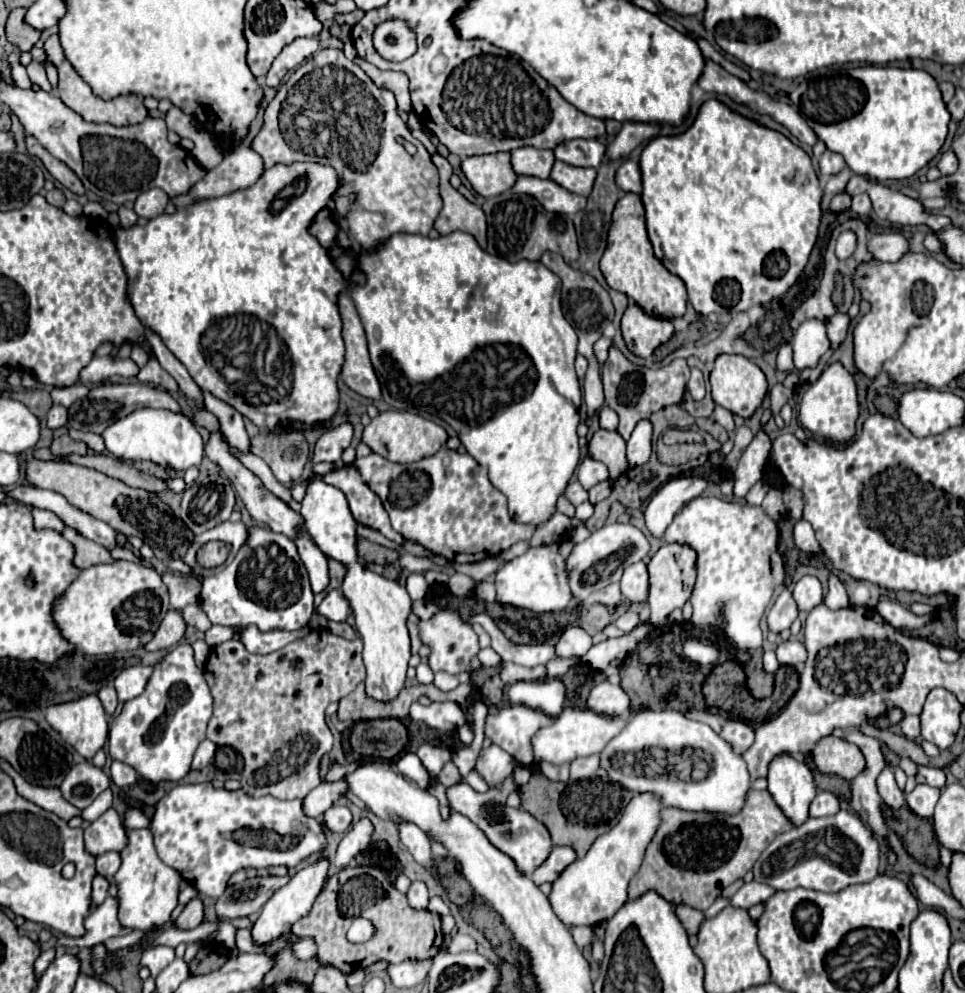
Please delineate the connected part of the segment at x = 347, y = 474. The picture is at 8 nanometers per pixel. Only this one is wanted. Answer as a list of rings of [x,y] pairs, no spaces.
[[[354,467],[334,469],[332,473],[328,473],[324,477],[324,481],[338,487],[346,495],[350,511],[358,523],[378,529],[384,537],[388,537],[400,545],[406,543],[406,539],[398,531],[392,529],[392,525],[388,521],[388,513],[384,511],[378,495],[372,493],[370,487],[360,481],[360,475]]]

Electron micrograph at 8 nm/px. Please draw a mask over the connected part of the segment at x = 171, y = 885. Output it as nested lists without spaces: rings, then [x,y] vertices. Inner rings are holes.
[[[150,829],[140,831],[126,831],[128,843],[124,851],[120,851],[122,865],[118,873],[114,875],[114,883],[118,887],[118,919],[122,927],[136,929],[150,933],[156,927],[162,927],[170,921],[174,907],[178,905],[178,893],[180,893],[180,873],[172,867],[164,865],[154,849],[154,839]]]

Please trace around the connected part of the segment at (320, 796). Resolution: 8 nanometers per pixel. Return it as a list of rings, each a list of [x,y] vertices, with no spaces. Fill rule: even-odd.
[[[344,779],[340,781],[334,781],[334,783],[328,783],[328,781],[322,781],[316,789],[312,789],[304,801],[302,801],[302,807],[304,807],[304,815],[308,817],[314,817],[314,819],[320,819],[322,813],[332,807],[340,797],[344,797],[348,793],[348,783],[344,783]]]

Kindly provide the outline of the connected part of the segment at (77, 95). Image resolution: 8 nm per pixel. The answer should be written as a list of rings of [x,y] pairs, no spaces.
[[[50,35],[44,41],[44,51],[46,51],[48,61],[58,69],[58,91],[56,91],[56,95],[70,109],[74,109],[76,113],[80,113],[86,121],[90,121],[90,123],[110,123],[110,125],[116,125],[116,127],[124,127],[124,125],[142,123],[148,117],[148,111],[142,105],[142,99],[136,97],[136,95],[122,95],[122,97],[116,97],[116,99],[110,99],[110,101],[104,101],[104,99],[96,97],[92,93],[92,89],[82,81],[82,77],[74,71],[74,67],[66,61],[66,57],[62,53],[62,47],[58,43],[58,35]]]

